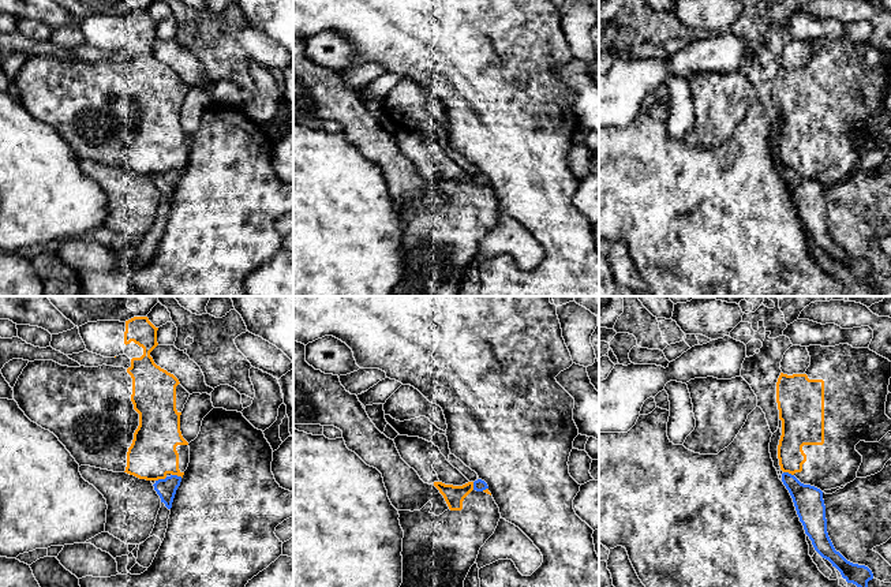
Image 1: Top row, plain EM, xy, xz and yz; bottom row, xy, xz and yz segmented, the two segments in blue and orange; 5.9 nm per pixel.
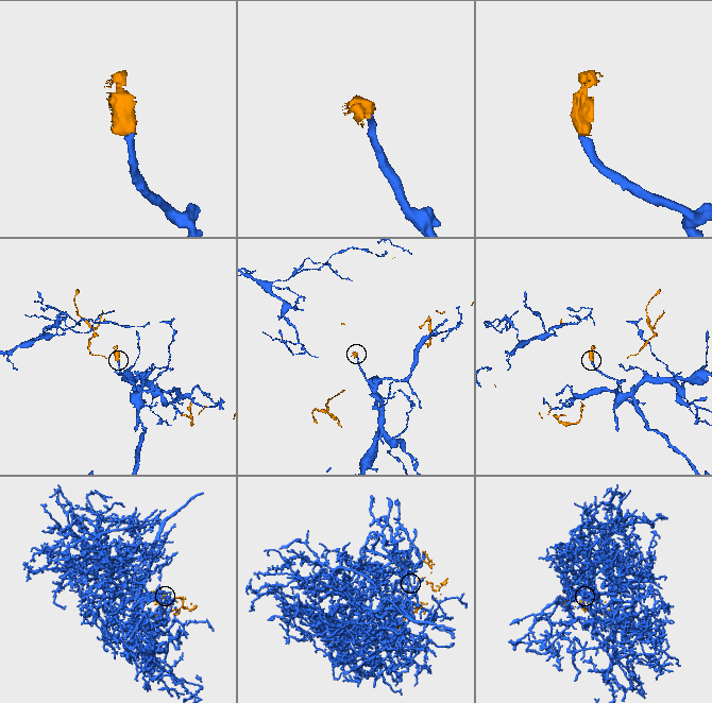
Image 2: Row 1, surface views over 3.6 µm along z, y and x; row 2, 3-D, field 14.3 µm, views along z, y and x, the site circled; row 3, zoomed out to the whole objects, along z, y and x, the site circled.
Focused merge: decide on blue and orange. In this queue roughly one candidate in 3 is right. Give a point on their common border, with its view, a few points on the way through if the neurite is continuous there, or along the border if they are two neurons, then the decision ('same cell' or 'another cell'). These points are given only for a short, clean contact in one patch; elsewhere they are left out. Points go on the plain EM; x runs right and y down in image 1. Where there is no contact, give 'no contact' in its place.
xy (161, 174) | along xy (167, 171), (156, 175) | another cell

